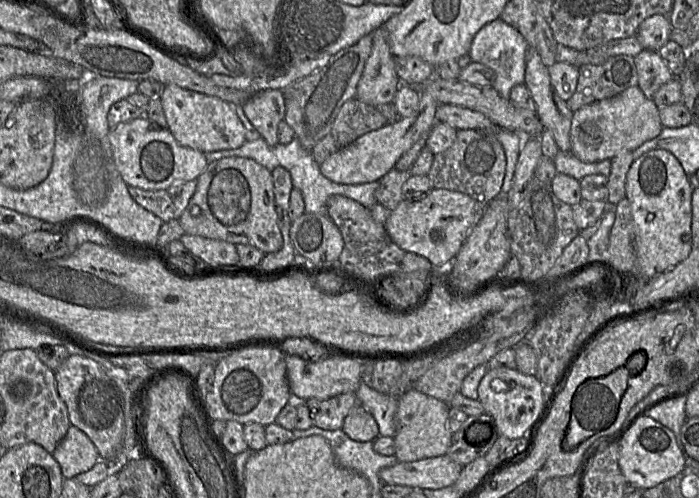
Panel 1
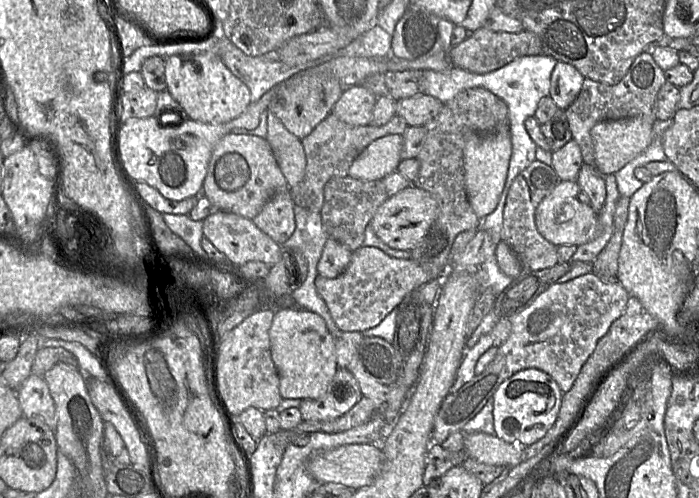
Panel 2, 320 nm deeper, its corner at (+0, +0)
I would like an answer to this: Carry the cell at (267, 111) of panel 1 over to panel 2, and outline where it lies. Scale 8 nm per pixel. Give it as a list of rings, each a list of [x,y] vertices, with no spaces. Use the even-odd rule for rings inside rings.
[[[268,110],[266,139],[288,186],[295,186],[303,179],[306,167],[301,139],[289,132],[279,118]]]

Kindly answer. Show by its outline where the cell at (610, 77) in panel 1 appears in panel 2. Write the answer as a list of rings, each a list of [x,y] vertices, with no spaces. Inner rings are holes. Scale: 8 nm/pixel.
[[[644,51],[638,55],[623,79],[615,85],[603,84],[589,78],[584,79],[577,98],[564,112],[572,138],[578,143],[585,164],[595,167],[591,129],[596,124],[627,118],[642,118],[652,124],[657,121],[657,96],[665,82],[664,70],[657,65],[650,51]]]

